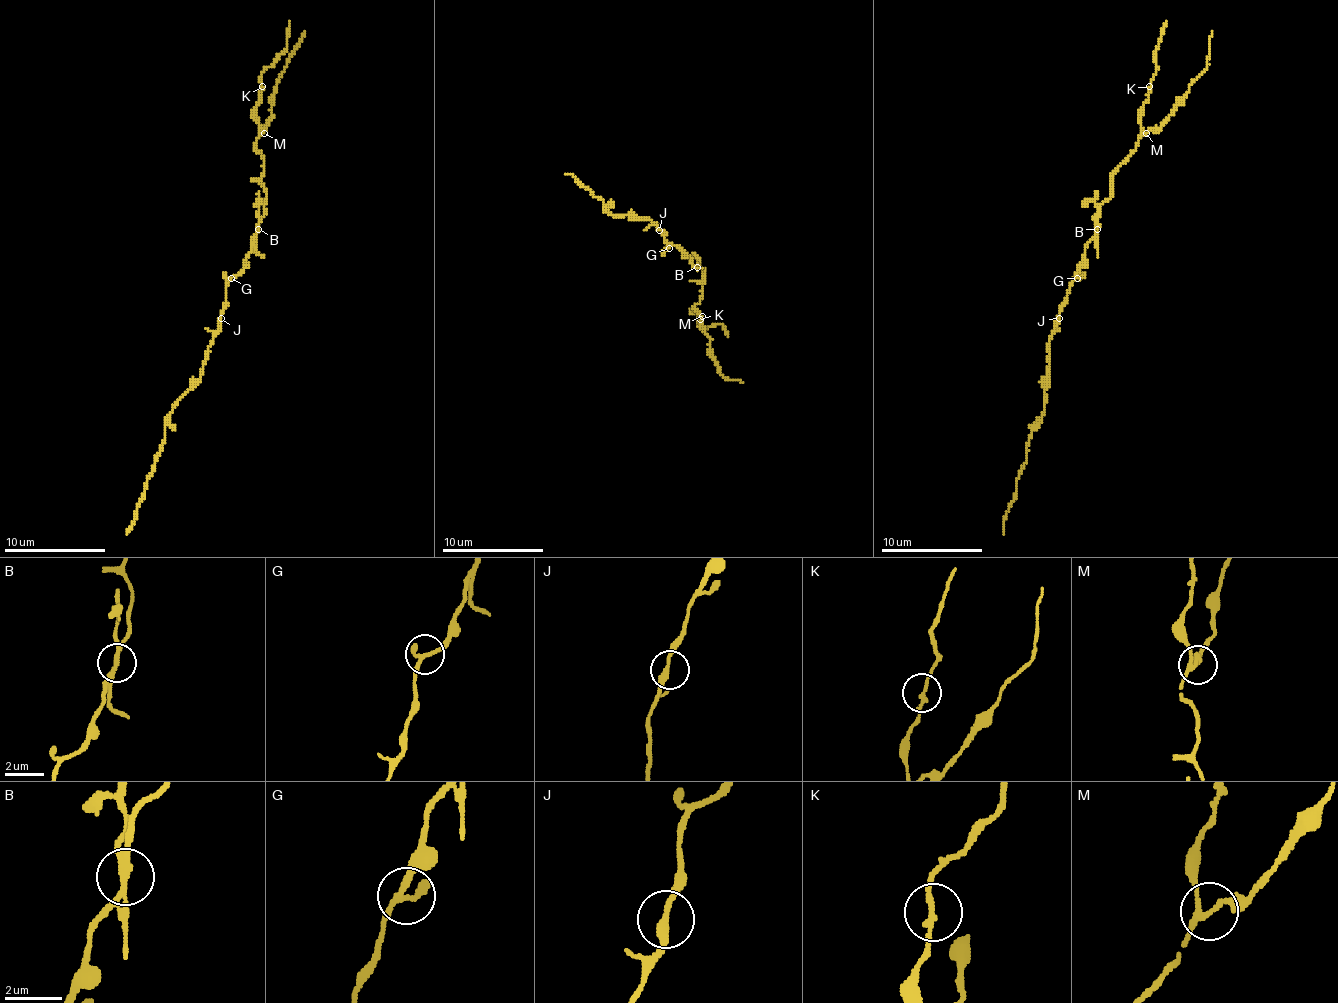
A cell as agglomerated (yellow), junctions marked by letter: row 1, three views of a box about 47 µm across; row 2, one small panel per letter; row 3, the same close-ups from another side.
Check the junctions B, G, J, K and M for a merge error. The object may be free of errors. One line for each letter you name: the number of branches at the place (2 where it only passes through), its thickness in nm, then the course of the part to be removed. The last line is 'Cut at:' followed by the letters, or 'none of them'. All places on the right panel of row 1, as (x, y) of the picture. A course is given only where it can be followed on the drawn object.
B: 3 branches meet; 200 nm thick; foreign part runs (1097, 229), (1097, 206), (1087, 201), (1082, 206)
Cut at: B

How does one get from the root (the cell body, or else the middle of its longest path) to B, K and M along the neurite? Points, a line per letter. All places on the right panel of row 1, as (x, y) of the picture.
B: (1077, 272), (1082, 267), (1085, 244), (1097, 229)
K: (1077, 272), (1085, 244), (1095, 234), (1100, 206), (1110, 196), (1113, 173), (1141, 135), (1141, 107), (1148, 87)
M: (1077, 272), (1082, 267), (1085, 244), (1095, 234), (1100, 206), (1110, 196), (1113, 173), (1146, 133)

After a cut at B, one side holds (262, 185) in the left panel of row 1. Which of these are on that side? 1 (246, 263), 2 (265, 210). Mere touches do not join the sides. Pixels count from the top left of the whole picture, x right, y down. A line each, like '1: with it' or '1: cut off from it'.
1: with it
2: with it

